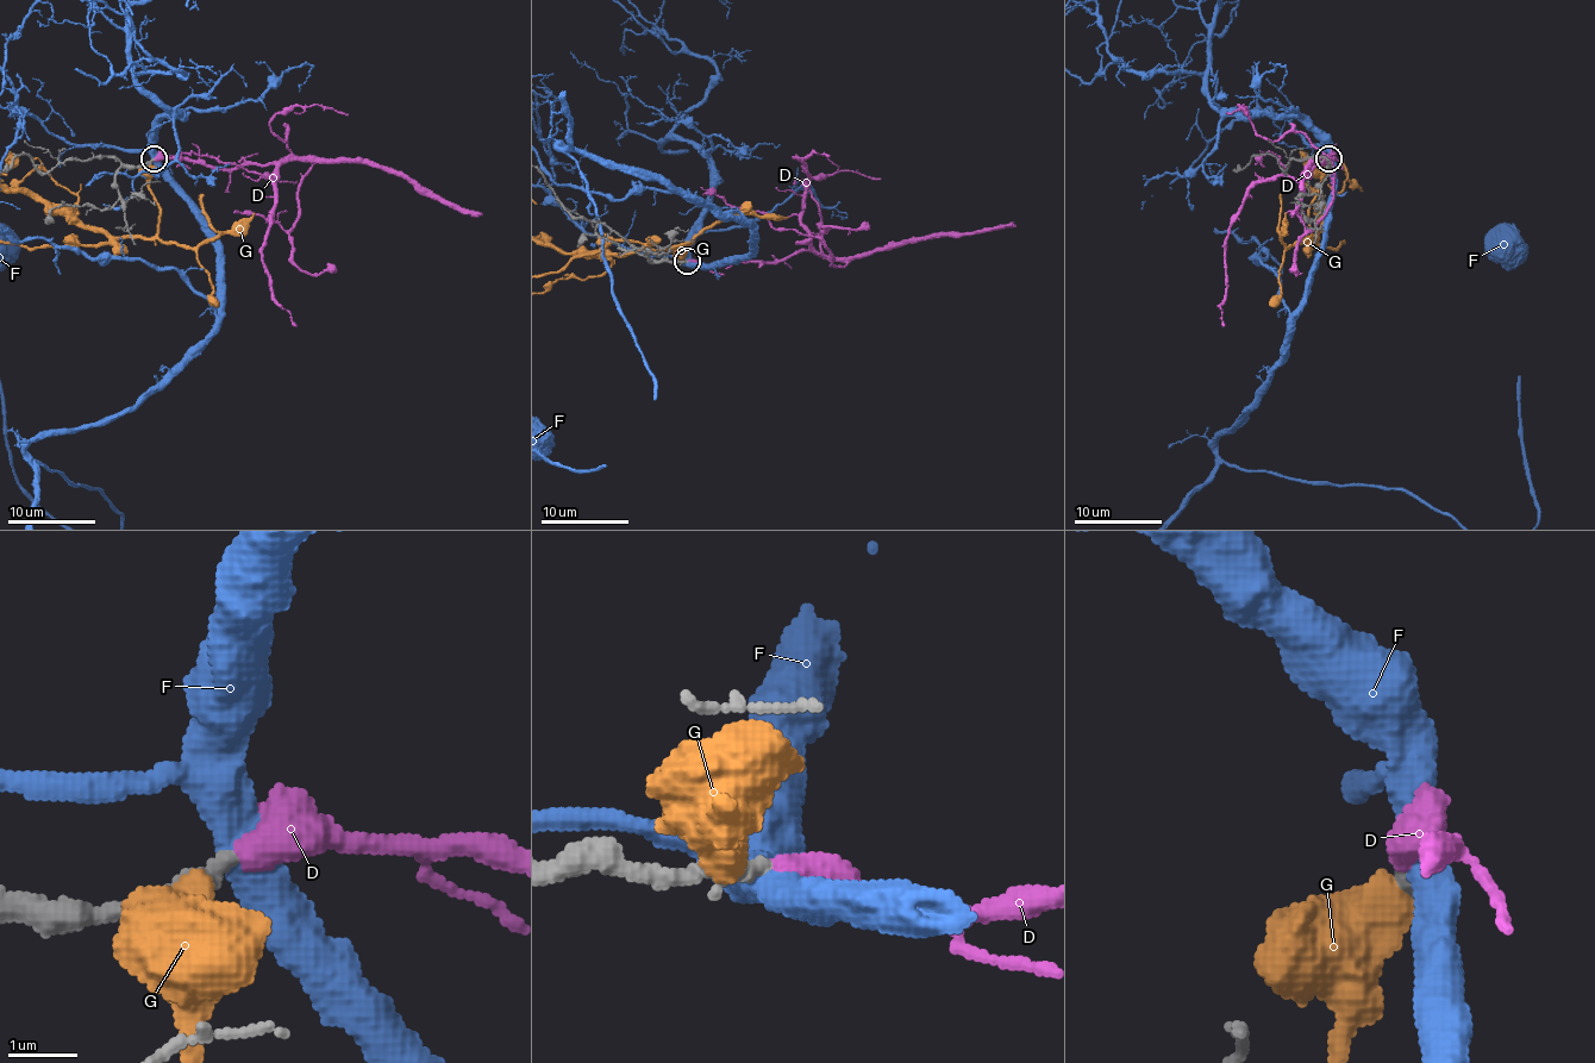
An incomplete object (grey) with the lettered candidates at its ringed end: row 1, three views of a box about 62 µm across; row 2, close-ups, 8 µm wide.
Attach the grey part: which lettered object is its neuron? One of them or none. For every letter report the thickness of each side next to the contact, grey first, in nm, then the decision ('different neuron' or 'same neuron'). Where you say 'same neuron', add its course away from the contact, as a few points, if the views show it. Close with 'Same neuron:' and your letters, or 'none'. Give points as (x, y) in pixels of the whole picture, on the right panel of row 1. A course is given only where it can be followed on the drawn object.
D: 260 nm thick on the grey side, 480 nm on the other; same neuron; it runs (1327, 161), (1334, 158), (1330, 169), (1314, 167), (1303, 177), (1262, 177), (1249, 191), (1228, 229), (1223, 327)
F: 260 nm thick on the grey side, 550 nm on the other; different neuron
G: 360 nm thick on the grey side, 700 nm on the other; different neuron
Same neuron: D

